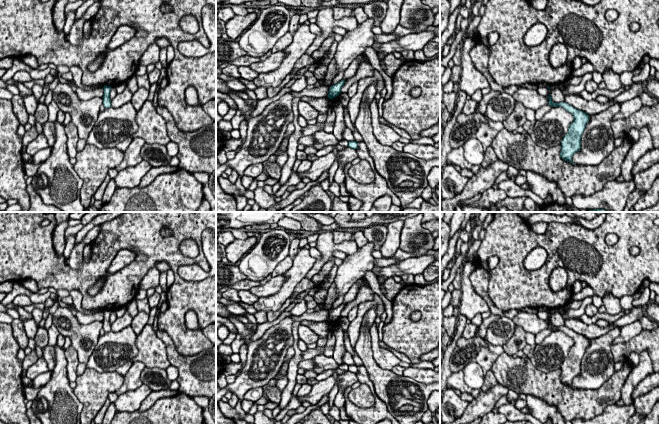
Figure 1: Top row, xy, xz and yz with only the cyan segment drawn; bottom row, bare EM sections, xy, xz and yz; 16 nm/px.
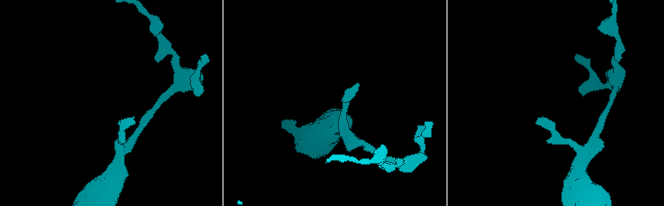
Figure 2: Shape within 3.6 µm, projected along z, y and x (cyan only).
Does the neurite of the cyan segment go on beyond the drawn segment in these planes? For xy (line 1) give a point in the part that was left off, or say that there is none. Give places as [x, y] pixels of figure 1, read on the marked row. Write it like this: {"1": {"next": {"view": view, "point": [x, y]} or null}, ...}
{"1": {"next": null}}

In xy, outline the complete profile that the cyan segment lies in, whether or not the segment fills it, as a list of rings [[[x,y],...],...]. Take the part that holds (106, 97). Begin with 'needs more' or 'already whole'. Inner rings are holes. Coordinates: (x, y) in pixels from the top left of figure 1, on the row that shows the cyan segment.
already whole; [[[104,85],[104,95],[103,95],[103,105],[105,108],[110,108],[111,107],[111,100],[110,100],[110,91],[111,91],[111,86]]]

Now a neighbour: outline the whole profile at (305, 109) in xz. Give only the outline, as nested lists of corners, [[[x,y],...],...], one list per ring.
[[[299,101],[298,103],[299,115],[302,116],[306,121],[316,119],[319,112],[313,108],[308,102]]]

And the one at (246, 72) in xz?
[[[240,66],[238,71],[241,77],[248,81],[253,81],[259,75],[258,72],[252,70],[249,66]]]

